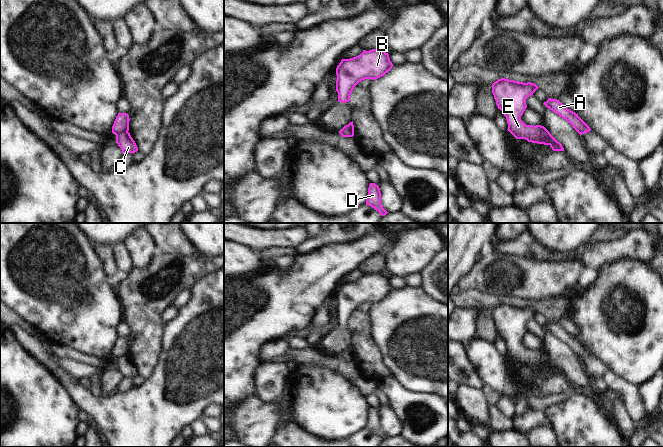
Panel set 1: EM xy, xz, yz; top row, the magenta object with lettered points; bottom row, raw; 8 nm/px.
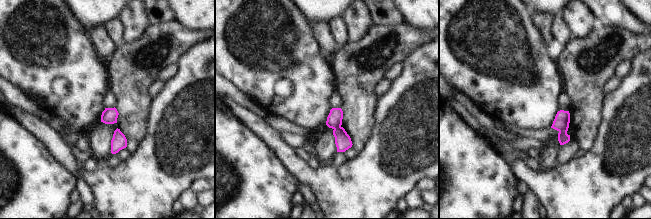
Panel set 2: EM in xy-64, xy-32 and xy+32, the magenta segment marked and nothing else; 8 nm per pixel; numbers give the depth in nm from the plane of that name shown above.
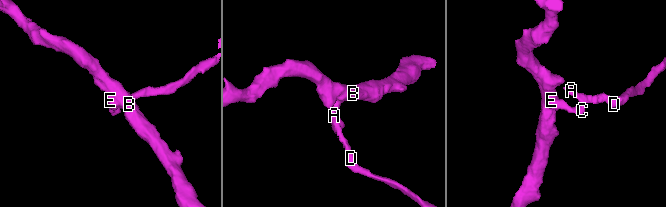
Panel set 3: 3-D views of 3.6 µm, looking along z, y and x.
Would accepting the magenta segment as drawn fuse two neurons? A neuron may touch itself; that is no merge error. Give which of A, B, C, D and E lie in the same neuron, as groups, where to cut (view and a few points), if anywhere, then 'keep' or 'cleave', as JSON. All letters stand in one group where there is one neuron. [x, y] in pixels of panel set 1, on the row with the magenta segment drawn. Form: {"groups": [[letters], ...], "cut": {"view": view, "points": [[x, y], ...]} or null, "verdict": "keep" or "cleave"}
{"groups": [["A", "D"], ["B", "C", "E"]], "cut": {"view": "xy", "points": [[127, 131], [122, 131], [116, 135]]}, "verdict": "cleave"}

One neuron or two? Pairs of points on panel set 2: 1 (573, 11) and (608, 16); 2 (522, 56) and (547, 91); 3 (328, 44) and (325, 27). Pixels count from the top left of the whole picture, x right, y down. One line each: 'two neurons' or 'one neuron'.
1: two neurons
2: one neuron
3: one neuron

